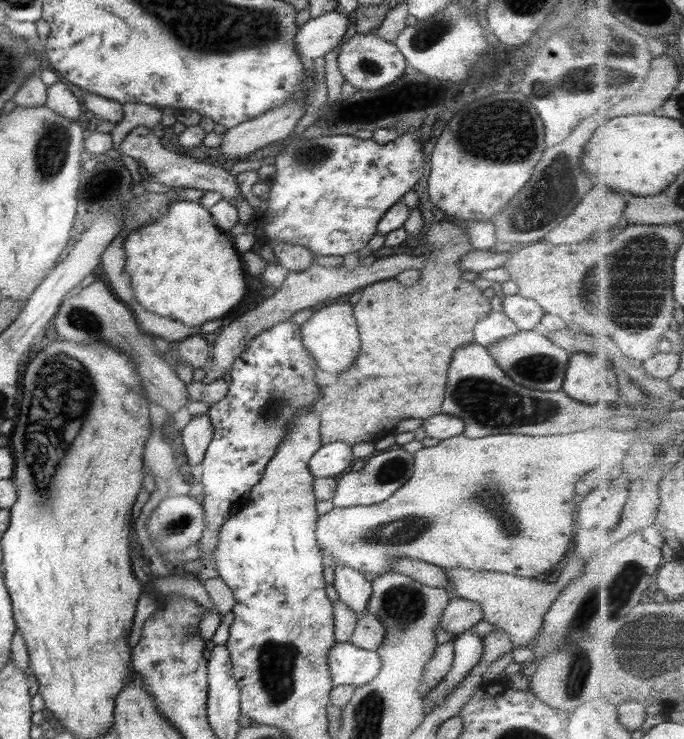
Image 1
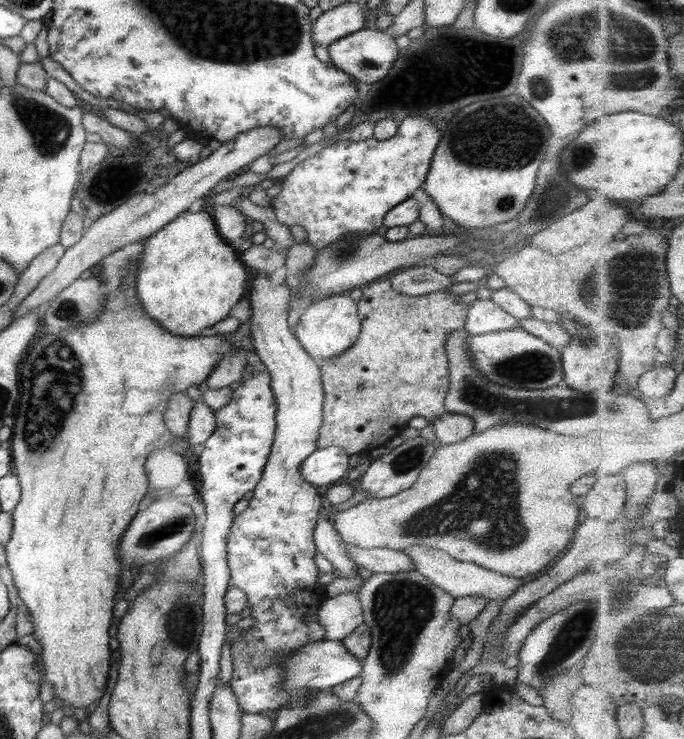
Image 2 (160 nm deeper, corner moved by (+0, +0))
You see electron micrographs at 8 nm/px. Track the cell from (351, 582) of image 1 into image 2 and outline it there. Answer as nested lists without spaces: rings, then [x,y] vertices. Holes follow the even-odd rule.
[[[325,510],[315,524],[312,539],[316,552],[332,564],[332,567],[339,572],[339,577],[356,577],[356,564],[346,553],[339,534],[333,530],[329,520],[330,513]]]

